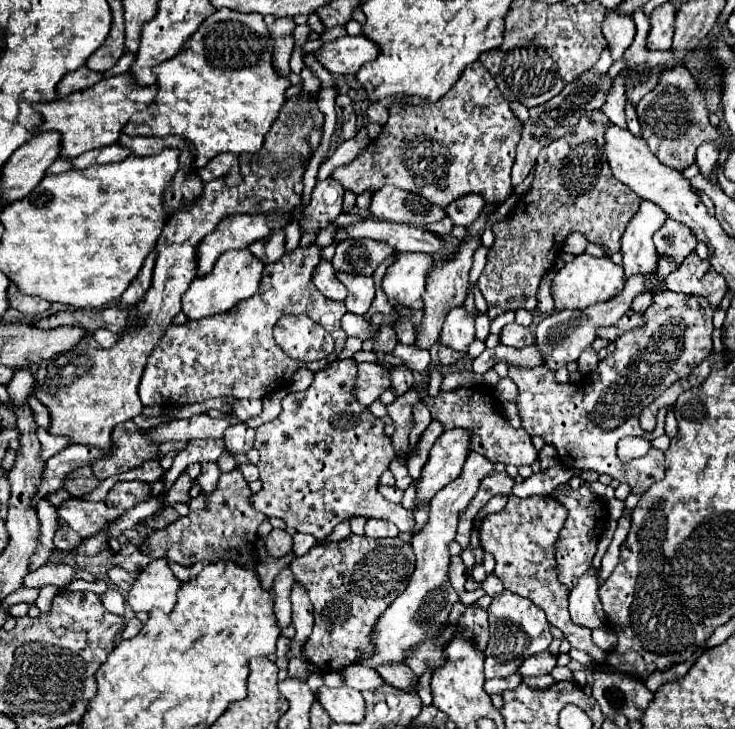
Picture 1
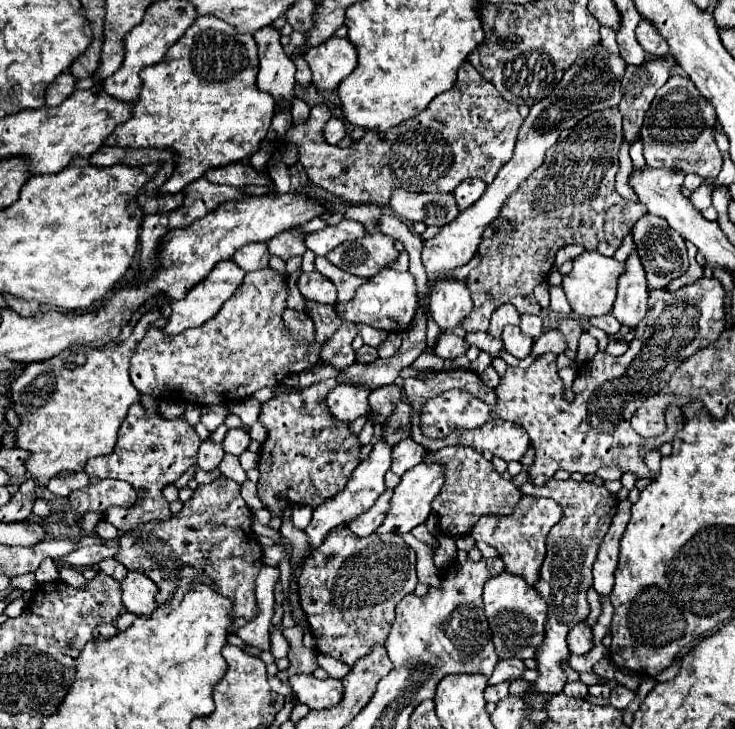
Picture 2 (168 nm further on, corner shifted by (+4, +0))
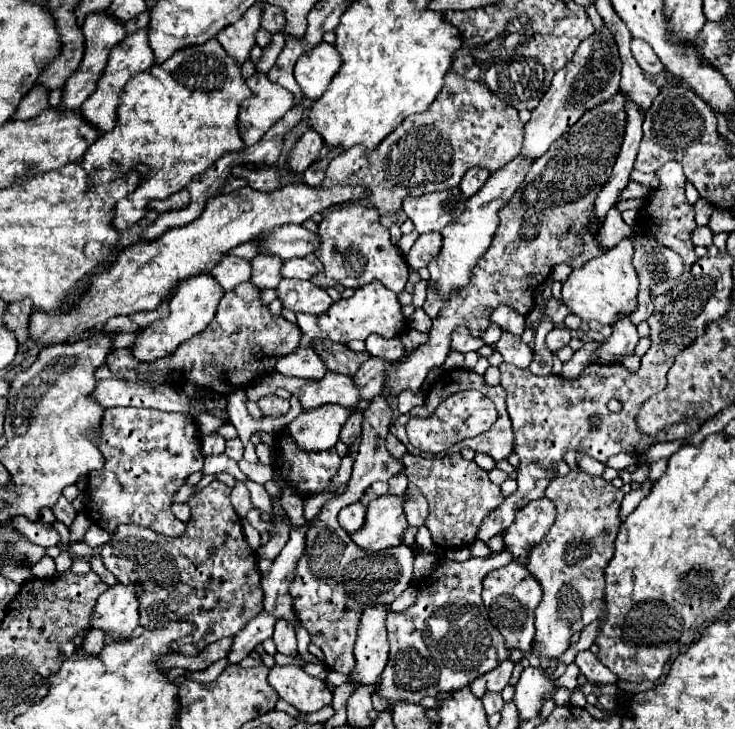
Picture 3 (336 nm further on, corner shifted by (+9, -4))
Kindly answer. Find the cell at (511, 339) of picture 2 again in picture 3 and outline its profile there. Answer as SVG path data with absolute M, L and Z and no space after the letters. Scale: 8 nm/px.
M502 333L500 341L496 343L496 351L504 357L506 363L516 365L520 369L526 369L532 361L532 349L514 333Z

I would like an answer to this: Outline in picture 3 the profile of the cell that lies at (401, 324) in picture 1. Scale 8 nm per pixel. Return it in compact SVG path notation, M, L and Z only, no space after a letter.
M370 357L364 361L356 373L356 383L360 385L360 399L372 399L380 393L384 385L386 371L392 367L390 361L382 357Z

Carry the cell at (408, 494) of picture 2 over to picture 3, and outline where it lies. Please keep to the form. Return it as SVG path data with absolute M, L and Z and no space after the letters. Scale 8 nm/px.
M382 495L368 503L366 523L360 531L352 533L352 541L368 551L380 551L402 543L402 535L408 529L404 503L406 495Z

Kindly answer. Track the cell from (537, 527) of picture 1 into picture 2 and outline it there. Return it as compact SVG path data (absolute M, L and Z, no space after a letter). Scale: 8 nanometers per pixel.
M525 495L517 503L515 511L507 517L497 515L485 515L477 521L477 525L471 531L471 537L475 541L485 541L493 545L499 551L499 557L505 561L505 571L515 573L523 577L529 585L535 585L539 579L539 569L545 559L545 539L553 525L557 525L561 519L561 507L553 499L545 497L531 497Z

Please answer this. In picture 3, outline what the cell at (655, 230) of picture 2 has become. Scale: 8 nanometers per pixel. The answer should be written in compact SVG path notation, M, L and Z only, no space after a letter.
M636 227L632 231L630 241L634 245L632 263L634 263L634 269L640 279L638 307L630 317L632 317L632 323L638 325L638 323L646 321L654 311L654 303L650 297L650 285L656 281L680 277L684 271L684 263L676 251L662 245L660 241L656 241L656 237L648 235L640 227Z

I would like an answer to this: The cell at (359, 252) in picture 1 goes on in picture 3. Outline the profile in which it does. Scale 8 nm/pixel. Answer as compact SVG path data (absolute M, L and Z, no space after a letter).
M352 203L328 211L316 233L320 237L320 249L316 249L314 255L324 265L324 273L312 277L312 283L318 287L334 287L340 283L344 287L358 289L378 279L394 293L404 289L408 281L408 265L400 249L390 243L390 233L380 225L380 215L376 209Z

